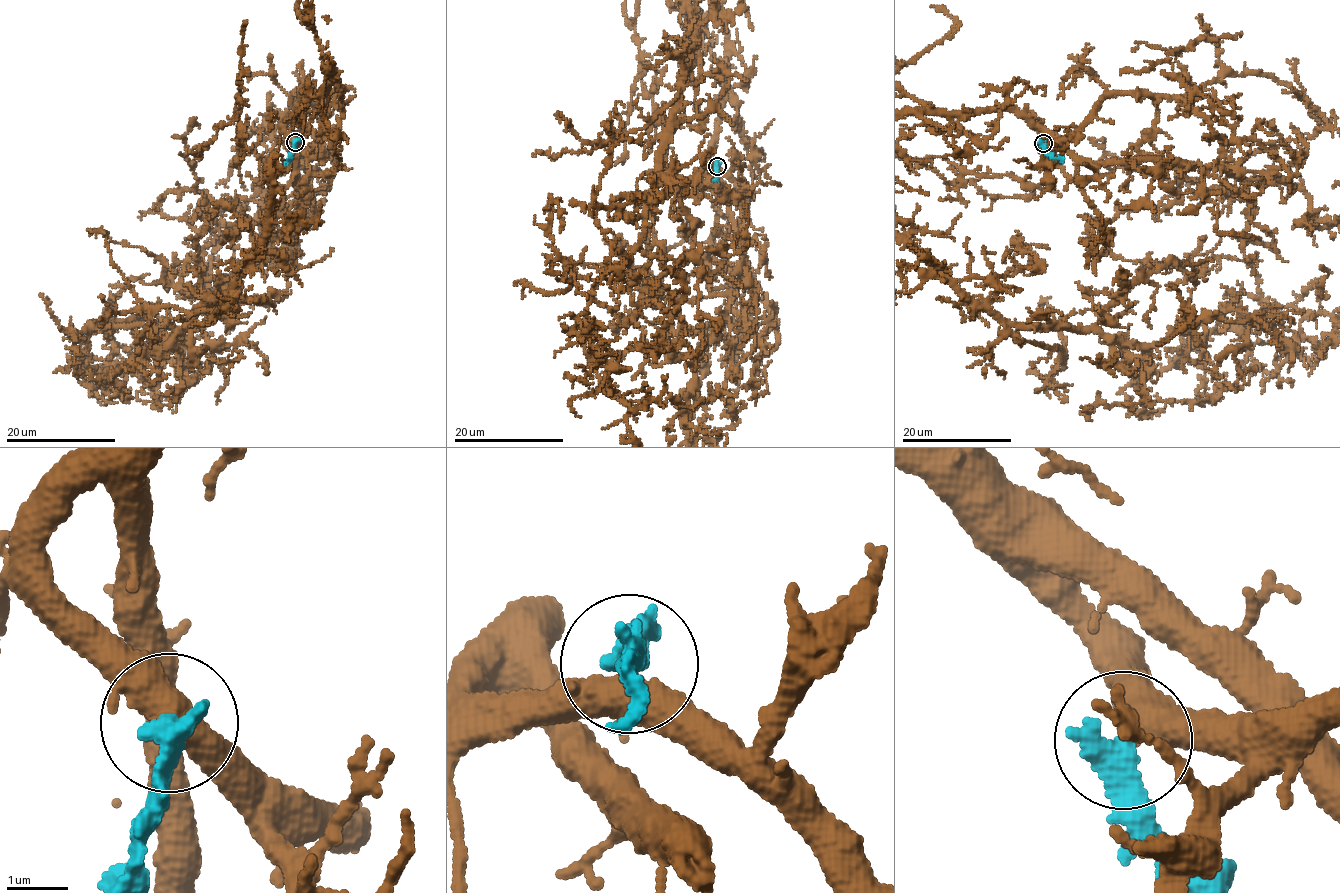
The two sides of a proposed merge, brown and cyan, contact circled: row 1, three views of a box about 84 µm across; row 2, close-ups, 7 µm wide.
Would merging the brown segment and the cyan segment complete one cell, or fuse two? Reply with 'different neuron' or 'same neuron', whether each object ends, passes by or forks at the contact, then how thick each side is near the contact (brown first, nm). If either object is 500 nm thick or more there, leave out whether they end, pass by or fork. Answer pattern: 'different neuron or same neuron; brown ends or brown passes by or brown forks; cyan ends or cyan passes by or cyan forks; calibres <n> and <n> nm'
different neuron; calibres 500 and 440 nm

